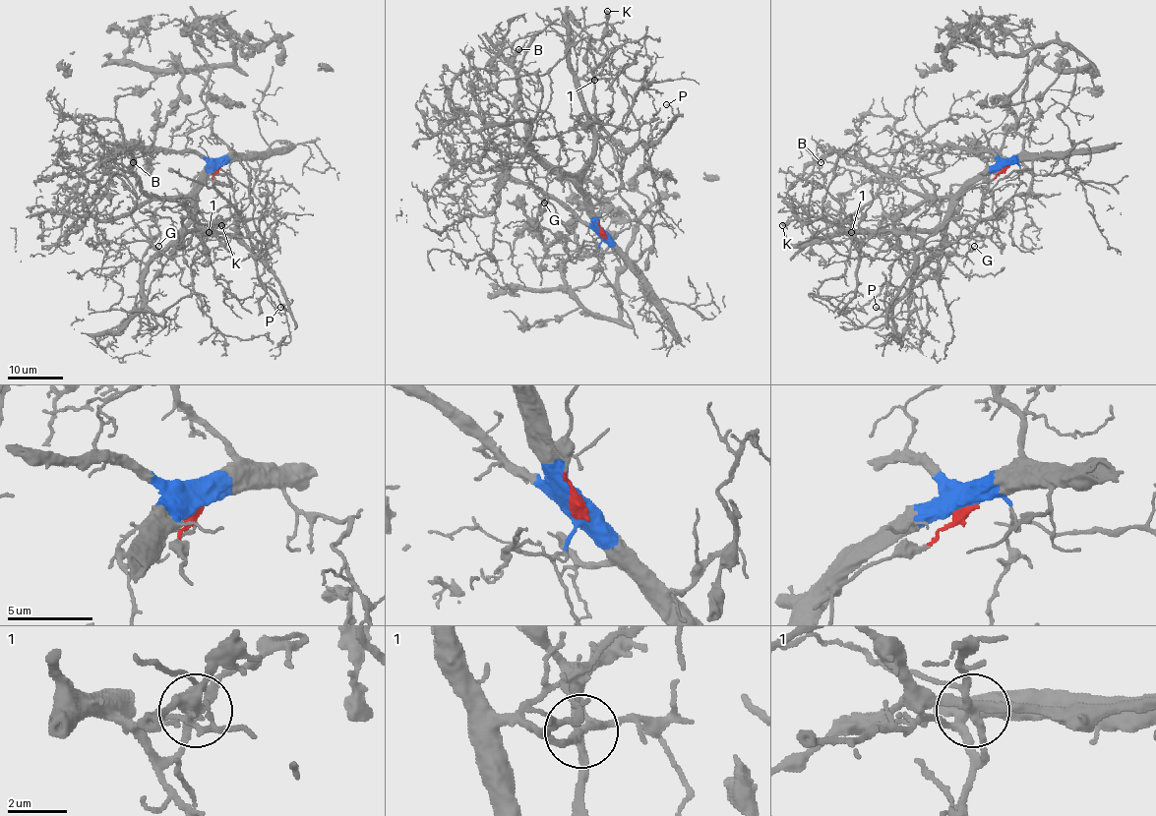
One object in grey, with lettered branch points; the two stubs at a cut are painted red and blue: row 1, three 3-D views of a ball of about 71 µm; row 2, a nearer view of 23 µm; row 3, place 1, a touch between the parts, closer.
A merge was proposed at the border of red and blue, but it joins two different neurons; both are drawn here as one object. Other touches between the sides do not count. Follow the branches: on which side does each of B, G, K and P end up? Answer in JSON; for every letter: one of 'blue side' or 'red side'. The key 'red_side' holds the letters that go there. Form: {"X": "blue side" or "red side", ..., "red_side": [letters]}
{"B": "blue side", "G": "blue side", "K": "red side", "P": "red side", "red_side": ["K", "P"]}

